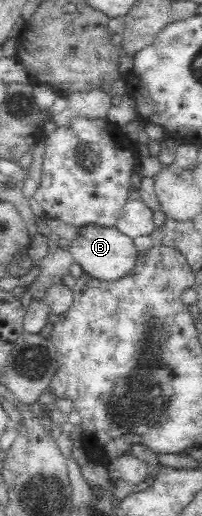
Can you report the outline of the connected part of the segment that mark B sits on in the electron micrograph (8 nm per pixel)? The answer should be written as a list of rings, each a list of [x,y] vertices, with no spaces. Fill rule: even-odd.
[[[94,224],[79,228],[78,237],[70,243],[69,253],[73,262],[82,267],[83,273],[100,281],[116,281],[130,272],[138,259],[138,251],[131,237],[124,235],[114,227],[102,227]]]

